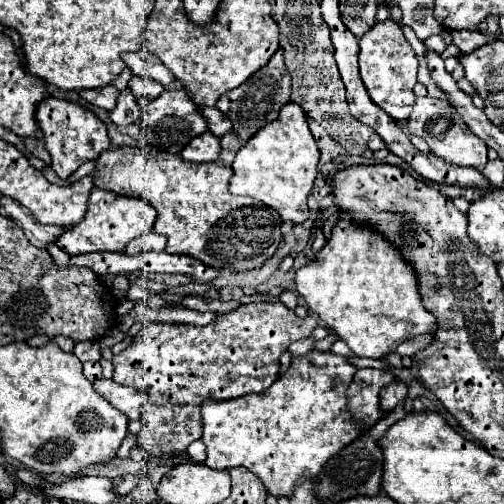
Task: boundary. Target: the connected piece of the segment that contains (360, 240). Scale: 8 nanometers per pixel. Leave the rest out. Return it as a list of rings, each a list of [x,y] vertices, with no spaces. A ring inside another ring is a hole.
[[[339,219],[317,259],[295,273],[295,285],[309,311],[317,313],[357,357],[383,359],[399,343],[437,329],[435,317],[423,307],[413,267],[369,225]]]

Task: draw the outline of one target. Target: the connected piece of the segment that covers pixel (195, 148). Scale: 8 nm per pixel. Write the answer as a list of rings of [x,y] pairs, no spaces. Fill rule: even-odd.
[[[205,131],[205,135],[197,135],[183,151],[181,151],[181,159],[189,161],[189,163],[207,163],[207,161],[217,161],[221,153],[221,143],[219,139]]]

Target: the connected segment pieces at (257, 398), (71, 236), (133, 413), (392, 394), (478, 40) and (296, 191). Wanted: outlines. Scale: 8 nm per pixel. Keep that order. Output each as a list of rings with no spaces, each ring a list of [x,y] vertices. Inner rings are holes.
[[[309,351],[303,357],[293,357],[287,373],[263,393],[259,395],[243,395],[229,401],[205,401],[201,405],[203,413],[203,437],[207,459],[205,465],[211,469],[233,469],[233,467],[247,467],[251,473],[259,477],[265,485],[267,493],[273,497],[291,497],[293,485],[301,479],[315,477],[325,461],[349,445],[355,437],[359,437],[361,429],[355,425],[353,415],[347,409],[345,391],[355,375],[355,365],[351,365],[345,357],[325,351]]]
[[[93,187],[89,193],[89,207],[81,223],[77,223],[71,231],[65,231],[59,239],[57,245],[69,255],[83,255],[83,253],[93,253],[93,251],[117,251],[121,253],[125,245],[143,235],[153,231],[157,211],[153,205],[135,199],[135,197],[123,197],[99,187]]]
[[[97,379],[93,381],[93,387],[123,415],[129,417],[129,421],[141,419],[141,405],[145,403],[147,395],[143,391],[137,391],[135,387],[125,387],[115,383],[113,379]]]
[[[393,381],[381,389],[379,407],[381,409],[395,409],[407,397],[407,385],[403,381]]]
[[[451,31],[451,43],[457,45],[461,53],[475,51],[477,47],[495,41],[495,37],[487,37],[481,31]]]
[[[297,103],[281,107],[279,117],[259,129],[235,155],[233,179],[229,191],[233,195],[253,197],[275,209],[283,221],[305,223],[309,217],[307,197],[317,177],[319,147],[309,131],[307,117]]]

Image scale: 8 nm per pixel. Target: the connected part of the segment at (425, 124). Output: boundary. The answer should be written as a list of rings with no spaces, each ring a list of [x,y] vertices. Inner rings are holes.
[[[419,97],[413,105],[409,119],[407,119],[407,127],[409,127],[411,135],[423,137],[427,141],[427,145],[431,147],[431,151],[437,157],[445,159],[445,163],[463,165],[463,167],[477,167],[477,169],[483,169],[487,163],[485,143],[481,143],[481,139],[477,139],[477,135],[473,135],[469,131],[469,127],[465,127],[463,119],[457,115],[457,111],[453,111],[453,107],[449,107],[447,101]]]

